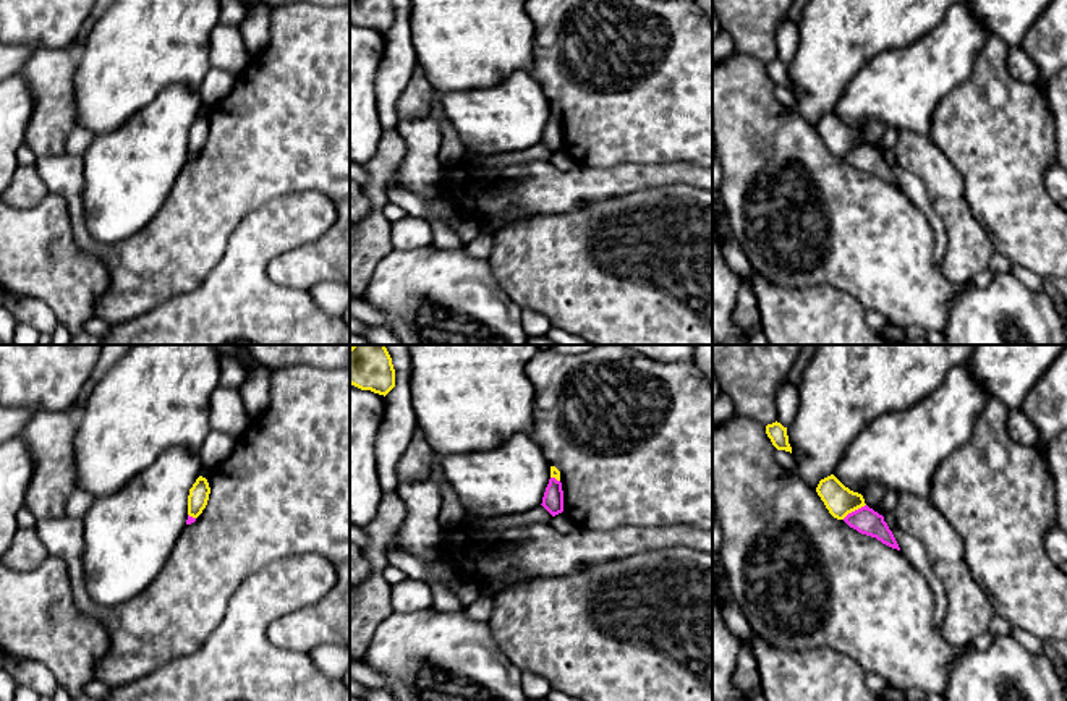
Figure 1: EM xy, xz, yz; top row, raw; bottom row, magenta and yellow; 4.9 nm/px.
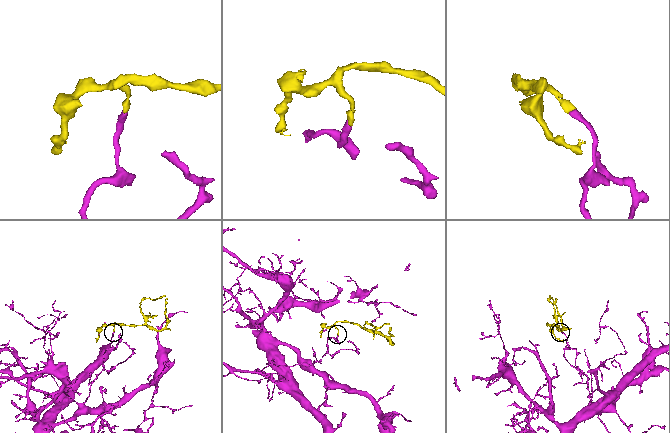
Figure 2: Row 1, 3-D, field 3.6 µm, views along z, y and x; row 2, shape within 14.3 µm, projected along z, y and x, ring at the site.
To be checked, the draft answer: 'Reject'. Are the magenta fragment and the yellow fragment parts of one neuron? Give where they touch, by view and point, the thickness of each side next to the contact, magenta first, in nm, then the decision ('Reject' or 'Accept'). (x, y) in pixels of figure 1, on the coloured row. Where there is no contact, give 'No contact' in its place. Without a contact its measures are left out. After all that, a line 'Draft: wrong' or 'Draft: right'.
Touches magenta at yz (855, 510). Thickness 140 nm (magenta) against 150 nm. Reject
Draft: right

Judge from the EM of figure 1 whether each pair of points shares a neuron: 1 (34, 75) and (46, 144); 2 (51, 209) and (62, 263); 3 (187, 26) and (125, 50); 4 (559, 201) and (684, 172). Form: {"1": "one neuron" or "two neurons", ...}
{"1": "one neuron", "2": "one neuron", "3": "one neuron", "4": "one neuron"}

